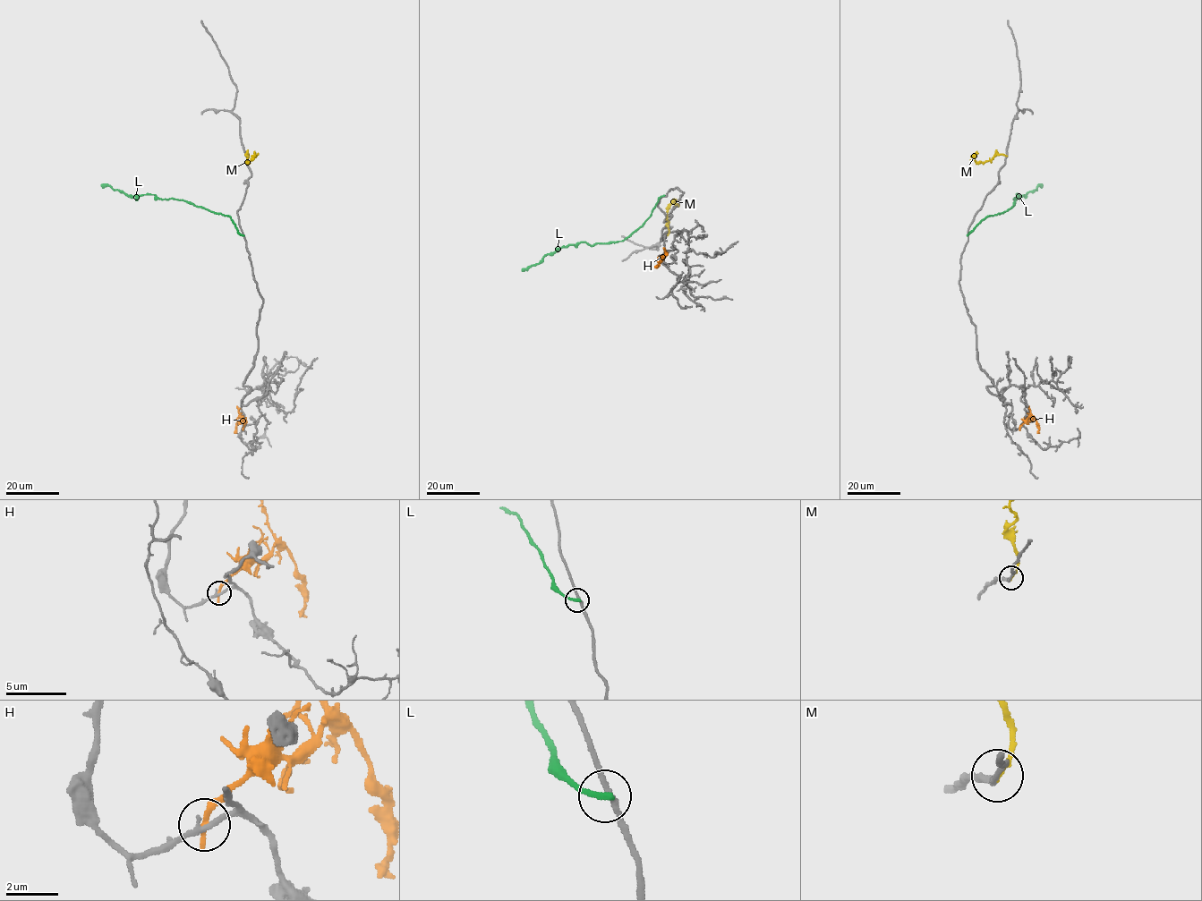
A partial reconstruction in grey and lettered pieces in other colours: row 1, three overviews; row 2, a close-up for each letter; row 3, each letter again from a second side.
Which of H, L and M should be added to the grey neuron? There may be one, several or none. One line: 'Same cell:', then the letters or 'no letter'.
Same cell: no letter

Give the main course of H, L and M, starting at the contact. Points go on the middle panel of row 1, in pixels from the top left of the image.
H: (664, 248), (665, 253), (654, 266)
L: (663, 196), (659, 199), (650, 216), (621, 241), (569, 244), (548, 253), (538, 263), (522, 271)
M: (667, 235), (667, 208), (672, 202), (678, 207)

